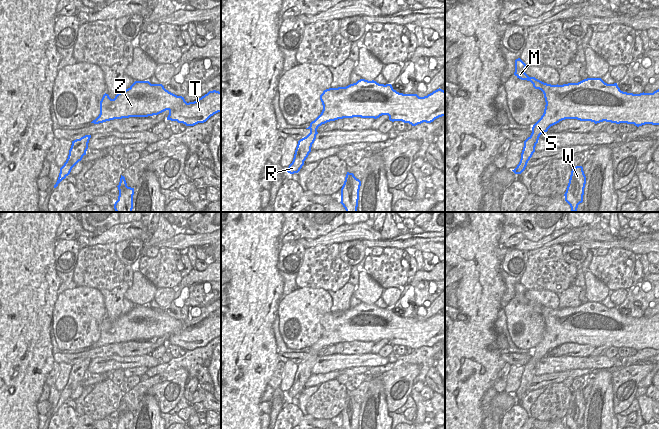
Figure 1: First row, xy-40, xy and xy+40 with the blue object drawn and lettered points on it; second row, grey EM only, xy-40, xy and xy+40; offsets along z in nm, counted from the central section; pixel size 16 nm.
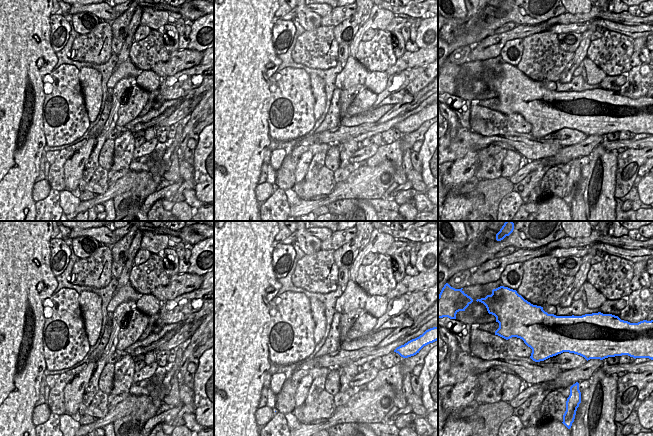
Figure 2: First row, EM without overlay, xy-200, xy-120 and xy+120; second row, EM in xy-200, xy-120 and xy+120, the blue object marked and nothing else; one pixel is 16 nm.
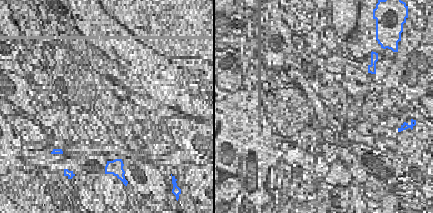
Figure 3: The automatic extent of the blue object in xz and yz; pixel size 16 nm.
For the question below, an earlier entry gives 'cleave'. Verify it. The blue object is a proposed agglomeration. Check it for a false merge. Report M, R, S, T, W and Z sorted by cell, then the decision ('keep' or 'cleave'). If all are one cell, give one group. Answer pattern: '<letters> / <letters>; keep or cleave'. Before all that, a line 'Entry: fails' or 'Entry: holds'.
Entry: fails
M R S T W Z; keep

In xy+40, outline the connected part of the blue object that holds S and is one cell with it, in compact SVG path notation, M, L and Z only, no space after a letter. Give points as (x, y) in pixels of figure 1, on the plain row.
M515 284L514 299L530 305L535 313L543 316L545 333L541 342L533 349L531 359L524 365L521 383L512 394L521 398L538 367L541 358L565 343L591 345L595 348L611 347L659 349L659 313L653 317L633 318L620 314L617 307L607 308L601 302L587 302L578 307L551 309L525 297L527 289Z

